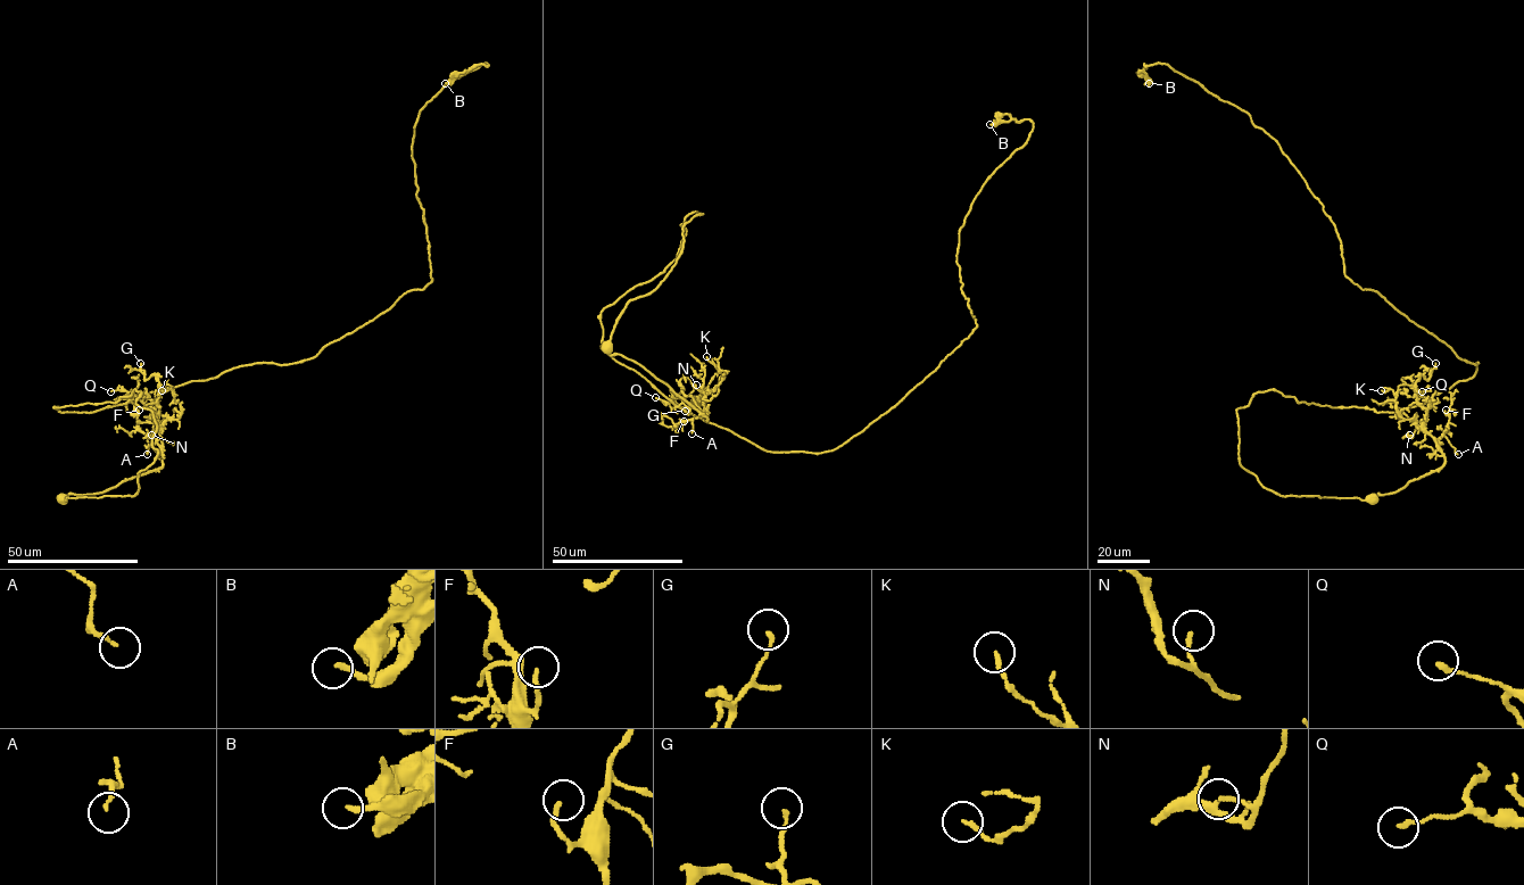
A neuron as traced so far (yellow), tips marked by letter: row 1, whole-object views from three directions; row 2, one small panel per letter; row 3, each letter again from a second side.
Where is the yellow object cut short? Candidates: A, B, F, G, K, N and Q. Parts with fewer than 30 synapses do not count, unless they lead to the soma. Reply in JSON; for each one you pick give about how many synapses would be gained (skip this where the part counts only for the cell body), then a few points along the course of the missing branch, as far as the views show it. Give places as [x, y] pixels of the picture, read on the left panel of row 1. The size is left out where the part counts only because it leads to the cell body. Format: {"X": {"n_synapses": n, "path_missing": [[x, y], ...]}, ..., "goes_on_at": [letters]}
{"goes_on_at": []}

